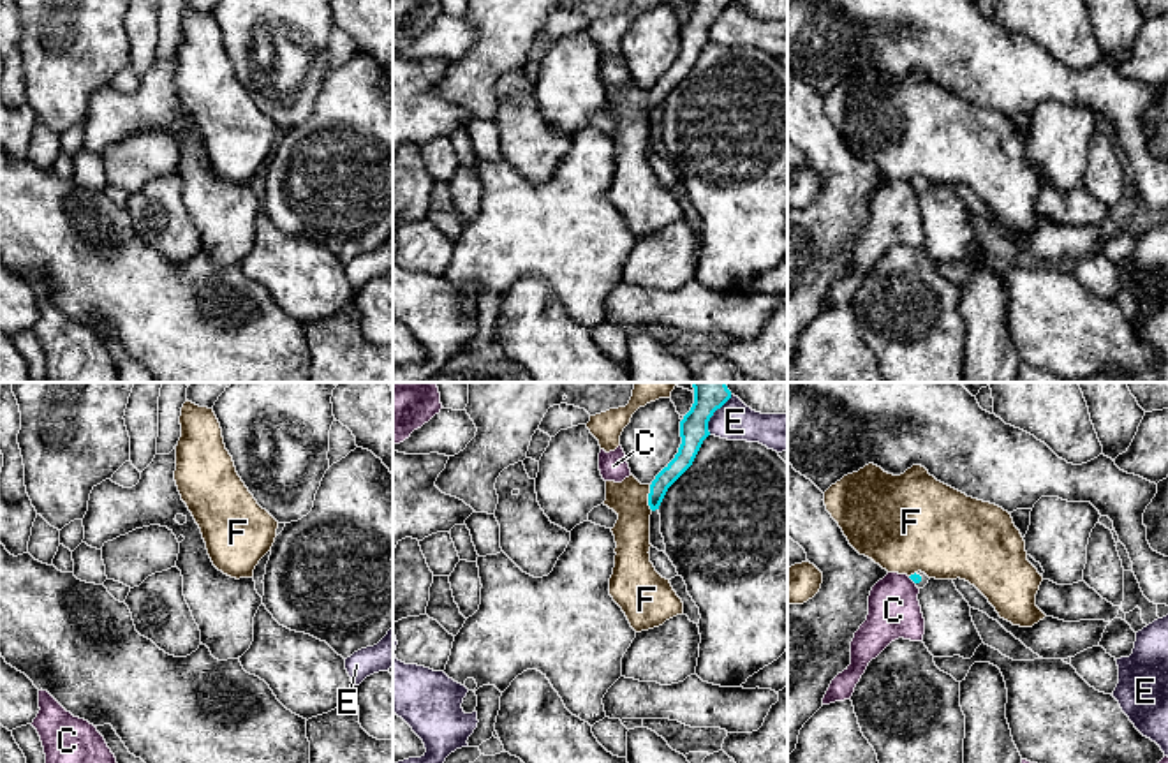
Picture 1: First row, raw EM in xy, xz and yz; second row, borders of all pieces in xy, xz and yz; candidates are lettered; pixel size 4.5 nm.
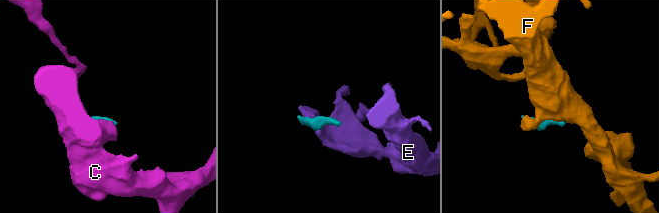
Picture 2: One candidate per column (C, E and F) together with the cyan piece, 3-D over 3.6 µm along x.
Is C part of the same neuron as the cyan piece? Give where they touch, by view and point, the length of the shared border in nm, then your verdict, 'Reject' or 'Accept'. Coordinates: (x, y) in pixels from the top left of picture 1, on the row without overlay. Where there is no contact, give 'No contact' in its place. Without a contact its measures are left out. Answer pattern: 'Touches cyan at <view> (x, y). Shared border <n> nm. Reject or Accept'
Touches cyan at yz (911, 184). Shared border 50 nm. Reject

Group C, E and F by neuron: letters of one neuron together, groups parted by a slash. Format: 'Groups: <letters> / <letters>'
Groups: C / E / F

